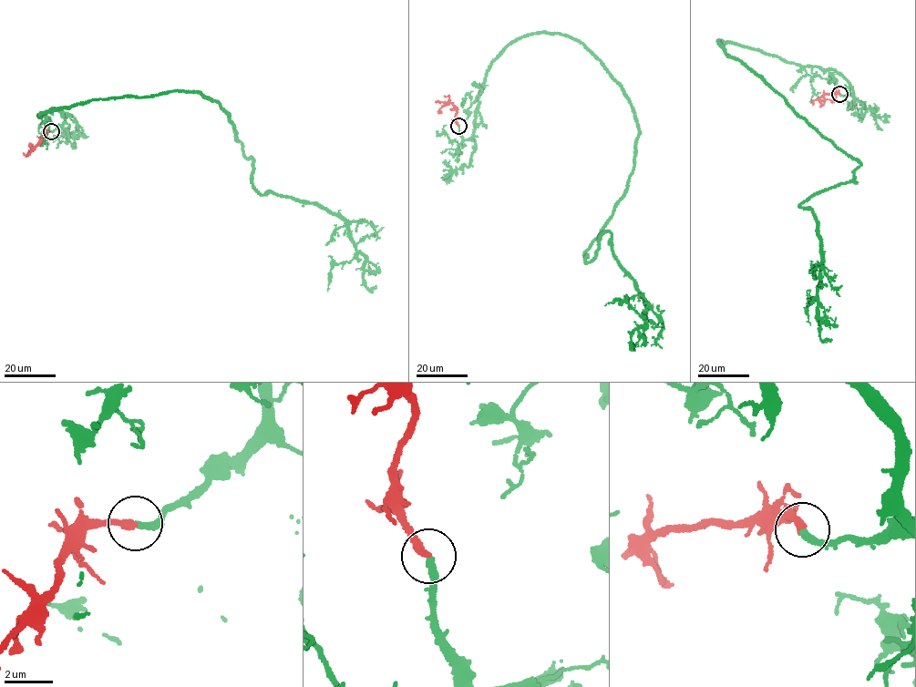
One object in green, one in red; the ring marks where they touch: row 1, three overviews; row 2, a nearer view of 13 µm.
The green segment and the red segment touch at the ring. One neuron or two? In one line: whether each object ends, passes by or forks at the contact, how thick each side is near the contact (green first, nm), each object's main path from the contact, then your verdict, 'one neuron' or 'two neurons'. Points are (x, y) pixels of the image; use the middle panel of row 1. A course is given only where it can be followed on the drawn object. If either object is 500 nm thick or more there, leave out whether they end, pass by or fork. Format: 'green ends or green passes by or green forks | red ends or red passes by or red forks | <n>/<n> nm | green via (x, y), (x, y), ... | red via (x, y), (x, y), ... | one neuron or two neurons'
green ends | red ends | 300/320 nm | green via (458, 126), (524, 36), (601, 61), (638, 138), (584, 257), (610, 232), (645, 306), (632, 351) | red via (458, 126), (457, 107), (449, 102), (435, 101) | one neuron

